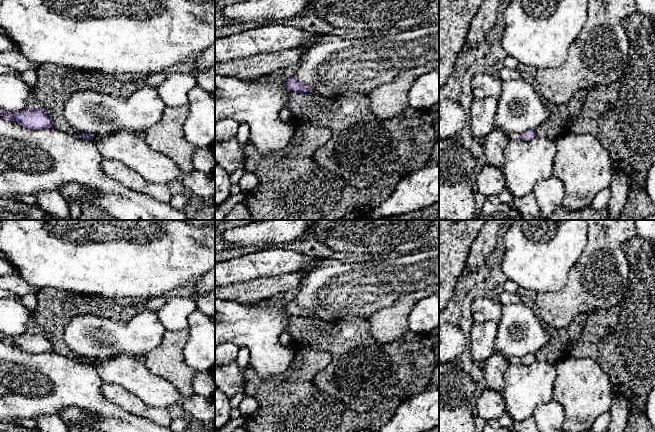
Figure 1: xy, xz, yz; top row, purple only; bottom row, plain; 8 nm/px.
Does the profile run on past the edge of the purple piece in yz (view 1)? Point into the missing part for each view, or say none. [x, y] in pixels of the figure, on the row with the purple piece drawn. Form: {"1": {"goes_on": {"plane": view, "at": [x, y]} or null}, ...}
{"1": {"goes_on": null}}

